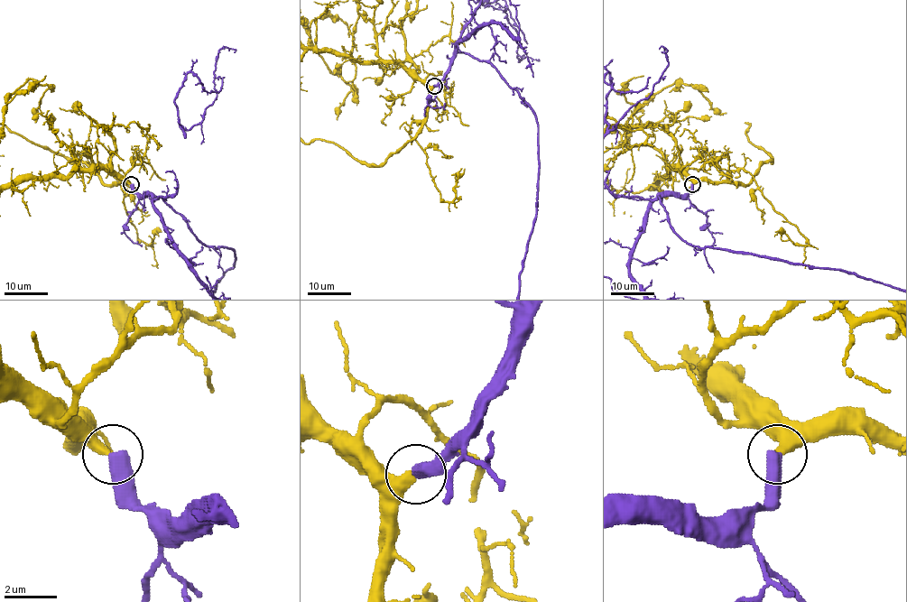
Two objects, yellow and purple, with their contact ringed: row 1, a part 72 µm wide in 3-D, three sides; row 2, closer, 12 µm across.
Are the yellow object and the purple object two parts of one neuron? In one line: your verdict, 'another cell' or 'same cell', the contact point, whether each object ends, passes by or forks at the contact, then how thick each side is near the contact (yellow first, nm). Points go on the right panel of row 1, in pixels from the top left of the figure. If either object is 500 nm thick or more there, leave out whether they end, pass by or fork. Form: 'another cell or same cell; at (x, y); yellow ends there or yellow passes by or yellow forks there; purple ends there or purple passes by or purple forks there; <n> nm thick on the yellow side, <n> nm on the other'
same cell; at (692, 184); 420 nm thick on the yellow side, 550 nm on the other

